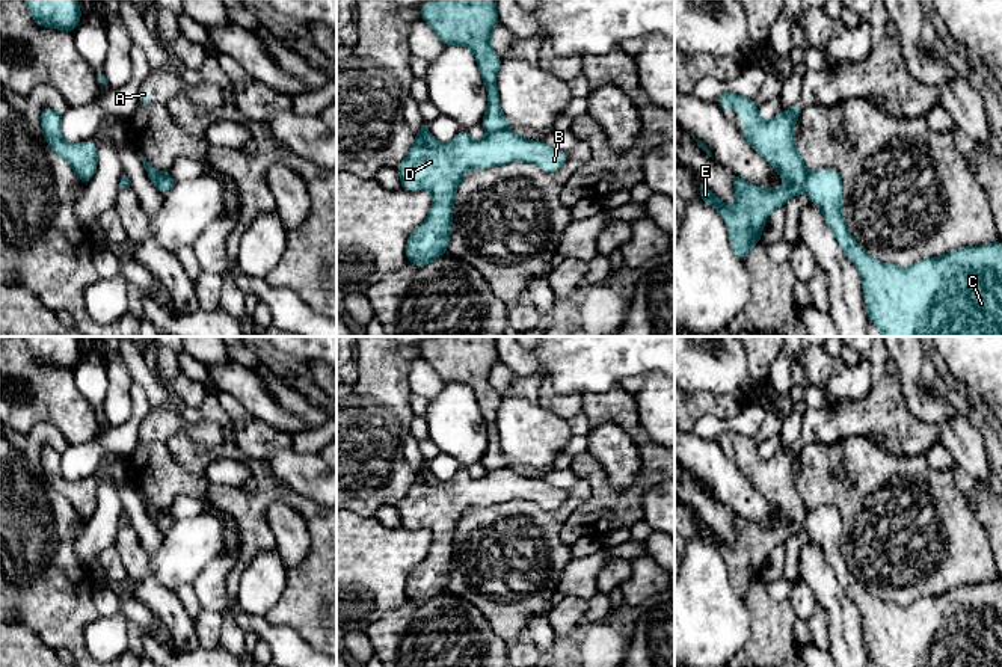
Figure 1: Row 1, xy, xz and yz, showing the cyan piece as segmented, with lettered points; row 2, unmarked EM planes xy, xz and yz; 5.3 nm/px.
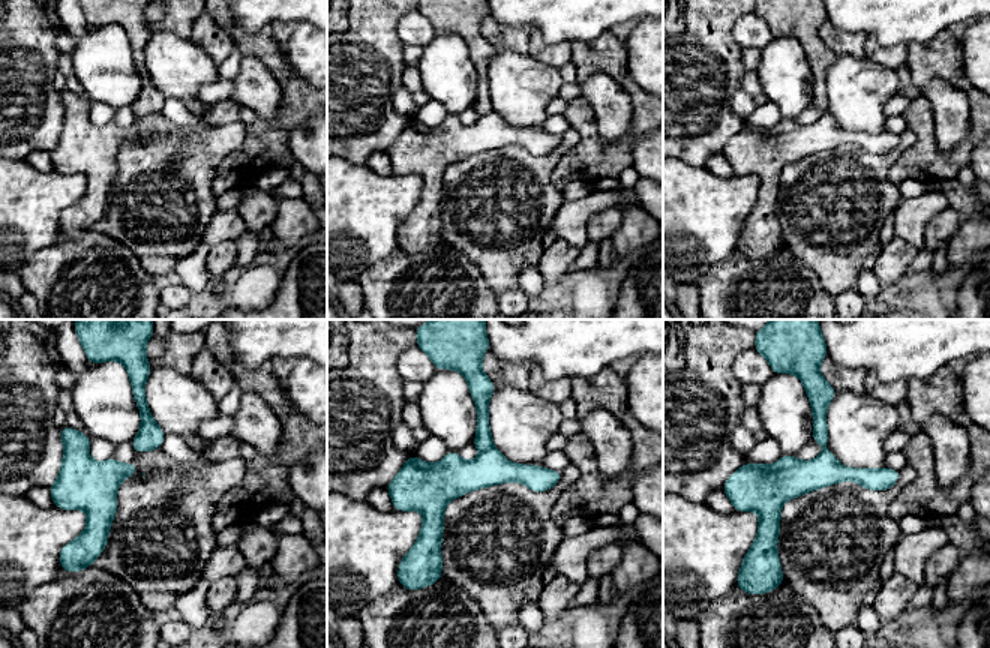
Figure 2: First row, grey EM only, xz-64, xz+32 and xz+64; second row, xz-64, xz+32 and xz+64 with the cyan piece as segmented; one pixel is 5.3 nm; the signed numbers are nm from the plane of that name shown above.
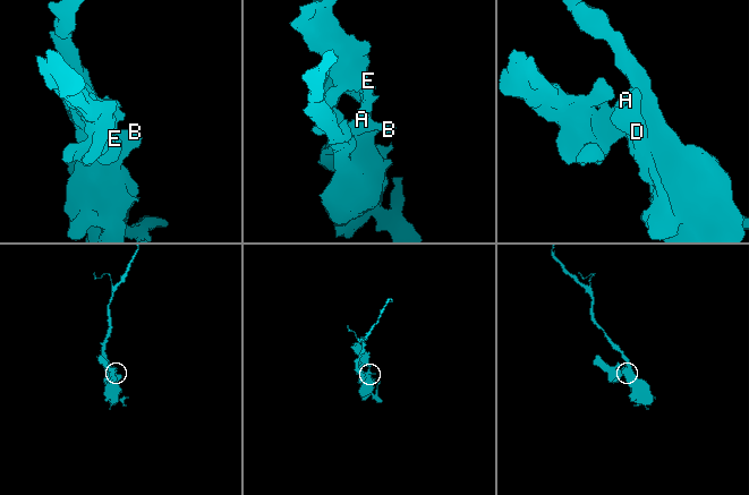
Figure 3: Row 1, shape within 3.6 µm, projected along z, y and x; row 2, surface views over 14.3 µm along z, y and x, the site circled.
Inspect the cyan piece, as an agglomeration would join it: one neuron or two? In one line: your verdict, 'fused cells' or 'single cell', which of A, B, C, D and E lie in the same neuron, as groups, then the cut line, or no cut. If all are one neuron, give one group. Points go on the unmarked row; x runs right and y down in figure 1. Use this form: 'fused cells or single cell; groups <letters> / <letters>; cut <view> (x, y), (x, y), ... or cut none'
fused cells; groups A E / B C D; cut xz (507, 465), (488, 473)

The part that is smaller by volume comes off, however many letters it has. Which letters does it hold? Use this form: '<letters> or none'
A, E

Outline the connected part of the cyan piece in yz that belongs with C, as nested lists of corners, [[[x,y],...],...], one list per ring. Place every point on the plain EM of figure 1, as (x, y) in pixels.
[[[836,507],[809,510],[804,528],[822,549],[848,598],[862,610],[869,659],[878,667],[1002,667],[1002,579],[955,586],[910,605],[884,602],[851,575],[841,551],[842,518]]]

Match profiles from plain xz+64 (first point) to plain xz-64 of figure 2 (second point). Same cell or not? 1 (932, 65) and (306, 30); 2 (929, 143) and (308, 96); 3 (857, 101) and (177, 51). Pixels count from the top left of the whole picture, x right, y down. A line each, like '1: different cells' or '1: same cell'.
1: different cells
2: same cell
3: same cell

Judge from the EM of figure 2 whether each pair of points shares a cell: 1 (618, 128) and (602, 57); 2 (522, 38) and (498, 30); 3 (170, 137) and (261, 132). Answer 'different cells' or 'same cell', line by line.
1: different cells
2: same cell
3: different cells

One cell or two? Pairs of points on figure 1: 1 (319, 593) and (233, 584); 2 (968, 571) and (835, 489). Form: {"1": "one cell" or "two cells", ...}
{"1": "one cell", "2": "one cell"}

